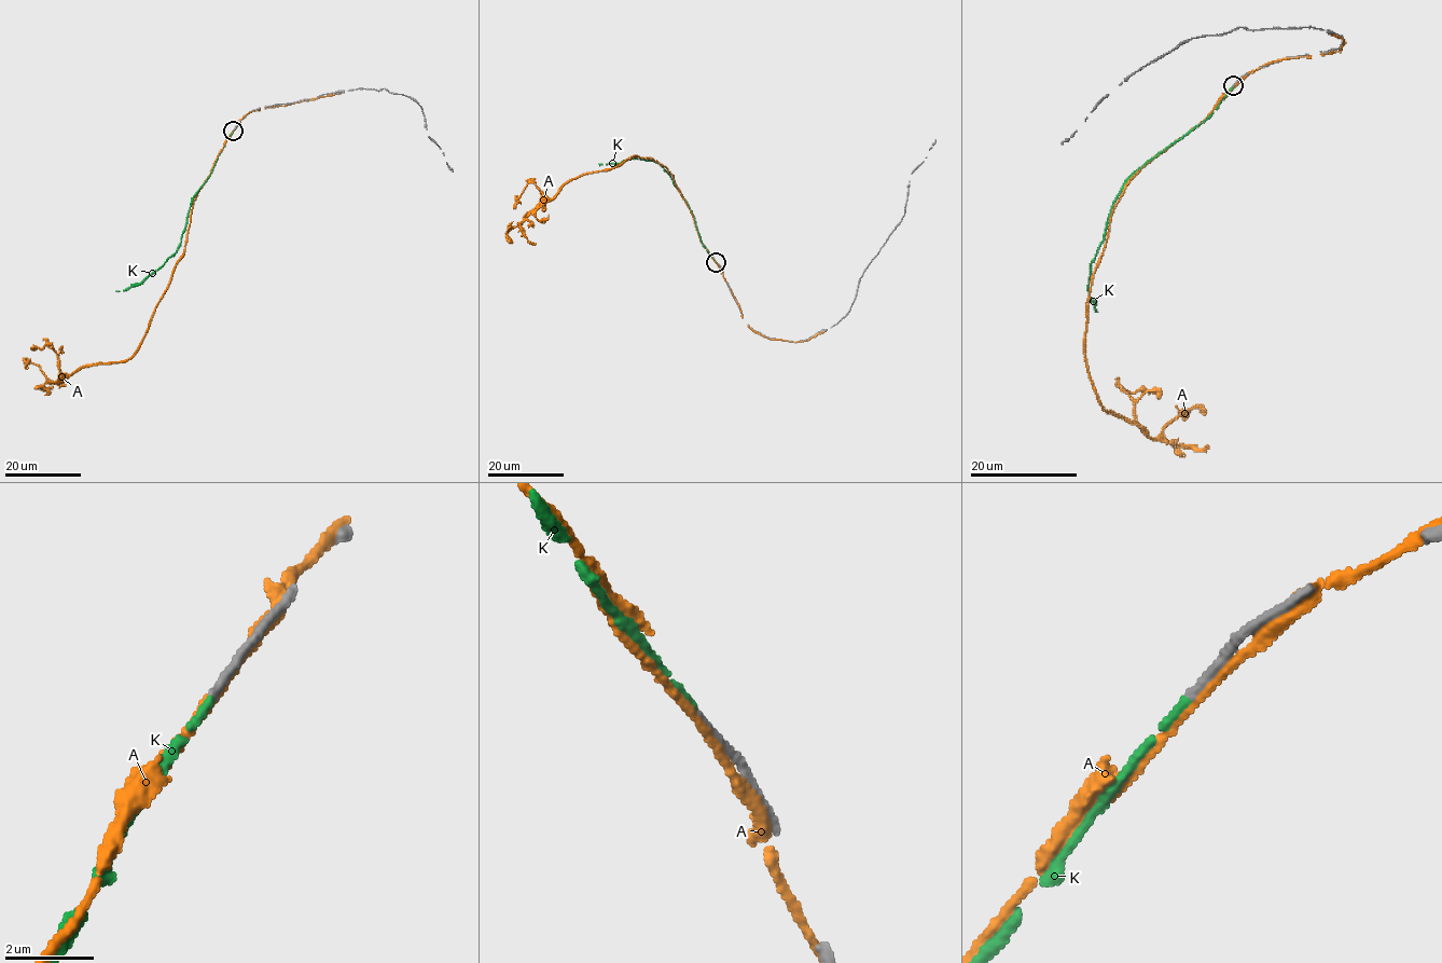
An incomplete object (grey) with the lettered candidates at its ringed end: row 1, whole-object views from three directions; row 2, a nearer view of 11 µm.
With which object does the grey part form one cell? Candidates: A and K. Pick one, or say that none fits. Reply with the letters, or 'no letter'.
K

